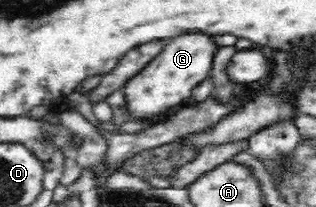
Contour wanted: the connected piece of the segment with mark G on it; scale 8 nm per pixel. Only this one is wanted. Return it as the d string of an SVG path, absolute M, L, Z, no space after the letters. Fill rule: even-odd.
M182 33L171 38L162 52L152 58L139 74L126 82L122 89L131 121L148 121L148 118L158 116L190 98L191 91L211 74L213 55L217 48L213 37L204 33Z

